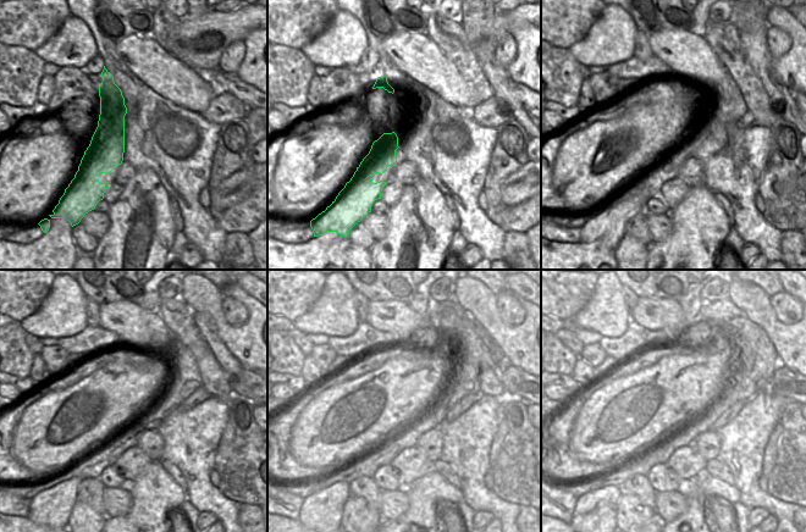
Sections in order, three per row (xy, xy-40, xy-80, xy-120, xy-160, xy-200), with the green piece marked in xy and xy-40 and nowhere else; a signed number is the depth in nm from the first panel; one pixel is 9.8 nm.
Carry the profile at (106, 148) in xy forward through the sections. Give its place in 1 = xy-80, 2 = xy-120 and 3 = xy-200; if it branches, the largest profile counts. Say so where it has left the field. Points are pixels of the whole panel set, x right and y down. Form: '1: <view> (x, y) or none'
1: xy-80 (607, 223)
2: xy-120 (51, 508)
3: xy-200 (594, 517)

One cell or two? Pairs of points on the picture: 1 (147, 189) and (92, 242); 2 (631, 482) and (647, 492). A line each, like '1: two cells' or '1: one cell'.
1: two cells
2: one cell

